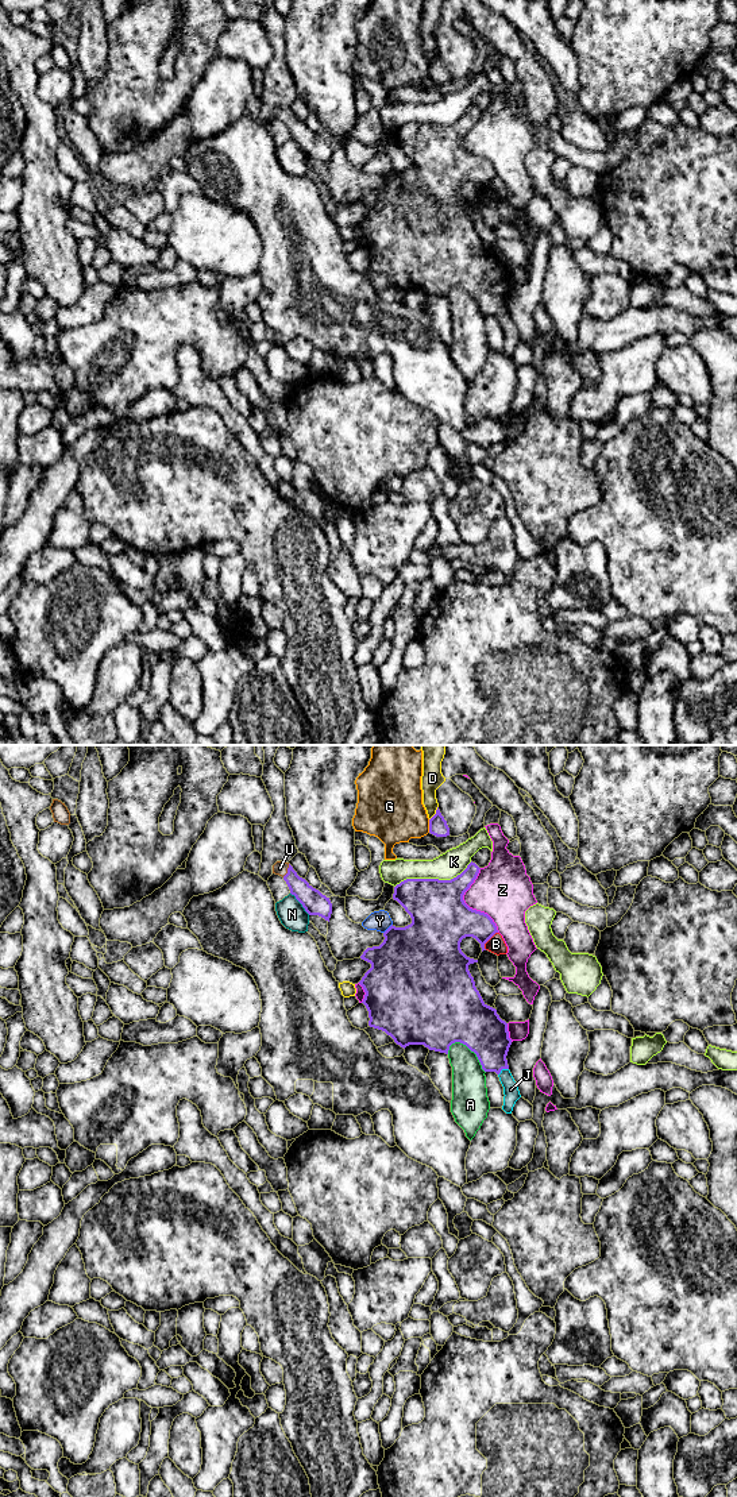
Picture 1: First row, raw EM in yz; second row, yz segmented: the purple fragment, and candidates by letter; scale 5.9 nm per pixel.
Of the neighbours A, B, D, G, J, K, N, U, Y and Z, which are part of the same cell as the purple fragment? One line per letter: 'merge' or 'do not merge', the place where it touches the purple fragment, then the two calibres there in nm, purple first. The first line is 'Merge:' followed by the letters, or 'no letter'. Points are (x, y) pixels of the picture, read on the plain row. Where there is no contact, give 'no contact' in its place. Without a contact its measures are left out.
Merge: U
A: do not merge | yz (471, 294) | 360/200 nm
B: do not merge | yz (487, 184) | 260/100 nm
D: do not merge | yz (436, 57) | 110/130 nm
G: do not merge | yz (429, 70) | 110/380 nm
J: do not merge | yz (502, 312) | 260/90 nm
K: do not merge | yz (432, 123) | 360/160 nm
N: do not merge | yz (300, 146) | 140/160 nm
U: merge | yz (288, 115) | 140/80 nm
Y: do not merge | yz (388, 173) | 440/120 nm
Z: do not merge | yz (466, 149) | 360/340 nm

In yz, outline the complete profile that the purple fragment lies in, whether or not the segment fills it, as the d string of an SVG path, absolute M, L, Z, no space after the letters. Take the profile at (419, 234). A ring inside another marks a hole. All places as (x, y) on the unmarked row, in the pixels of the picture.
M470 107L467 112L451 124L439 123L406 123L394 131L393 143L397 144L410 159L412 167L405 171L390 170L383 177L383 186L379 190L367 192L360 200L362 204L371 208L359 228L366 239L363 248L368 255L368 270L385 275L397 289L406 292L409 289L424 289L429 294L448 298L449 290L455 286L466 289L474 296L485 316L501 317L509 313L508 296L512 289L508 267L499 262L497 254L487 250L475 231L474 221L468 209L478 204L467 201L460 186L466 181L475 182L482 192L498 177L493 163L481 155L470 153L463 139L474 127L479 117L479 111Z

